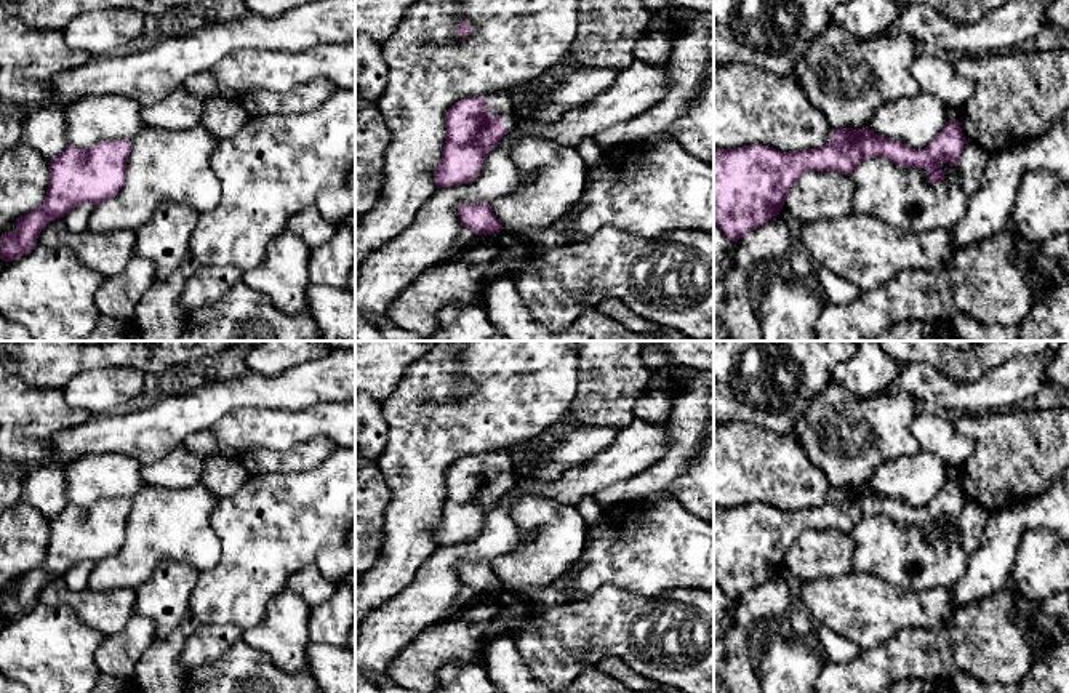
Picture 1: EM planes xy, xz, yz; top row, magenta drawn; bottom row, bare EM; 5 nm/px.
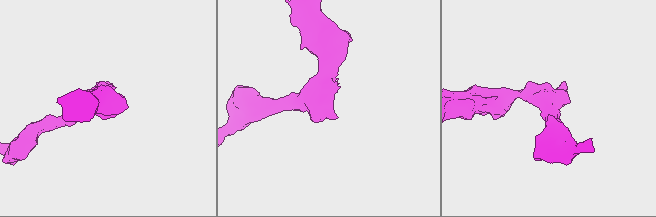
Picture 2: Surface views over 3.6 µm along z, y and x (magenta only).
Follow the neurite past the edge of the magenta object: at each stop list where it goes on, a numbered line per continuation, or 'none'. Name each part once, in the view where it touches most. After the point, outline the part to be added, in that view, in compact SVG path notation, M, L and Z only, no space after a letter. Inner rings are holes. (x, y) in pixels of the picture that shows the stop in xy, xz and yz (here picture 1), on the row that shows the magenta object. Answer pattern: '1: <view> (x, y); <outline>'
1: xz (500, 103); M498 91L482 96L486 112L490 115L501 115L501 125L506 128L514 128L522 115L514 109L514 101L509 91Z

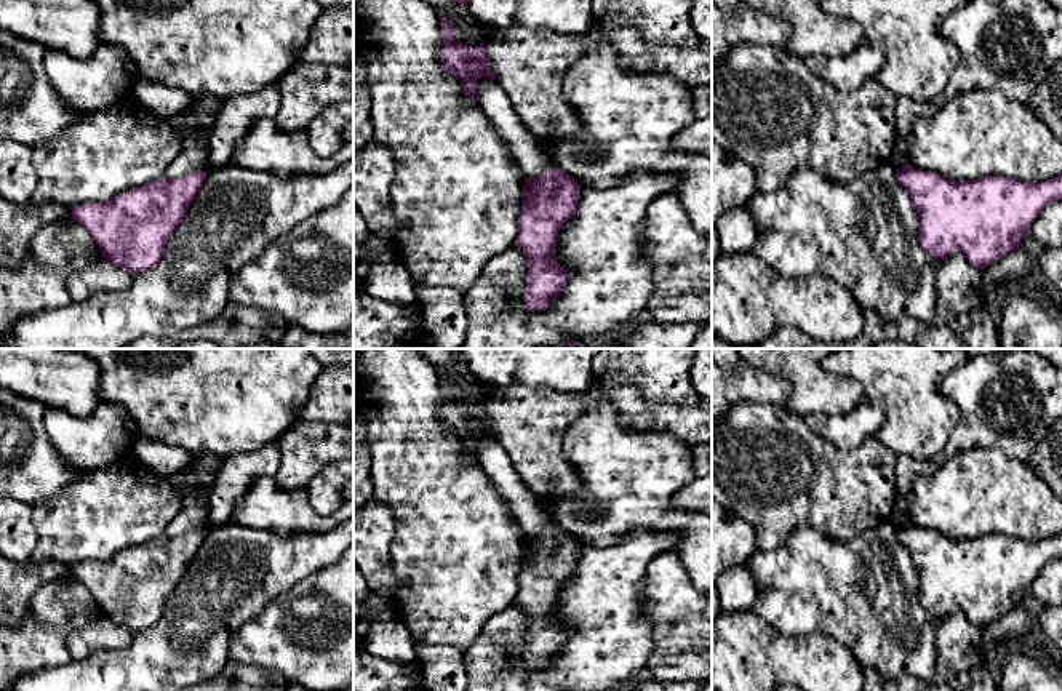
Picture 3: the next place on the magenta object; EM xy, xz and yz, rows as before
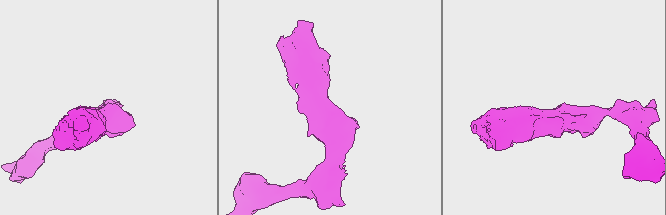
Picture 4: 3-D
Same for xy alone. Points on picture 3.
none

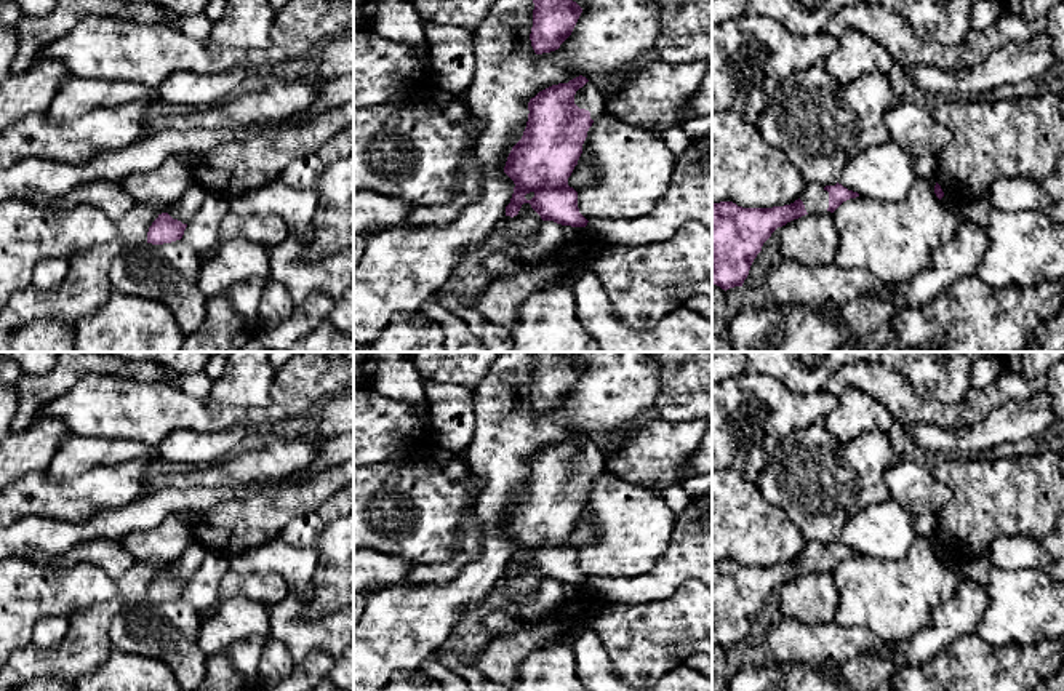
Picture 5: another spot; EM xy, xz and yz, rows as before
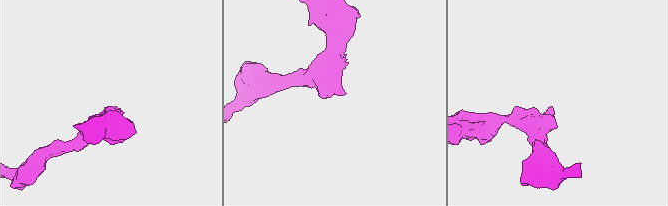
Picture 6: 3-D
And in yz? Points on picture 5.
1: yz (815, 199); M806 184L800 200L808 214L824 213L829 208L829 192L821 184Z

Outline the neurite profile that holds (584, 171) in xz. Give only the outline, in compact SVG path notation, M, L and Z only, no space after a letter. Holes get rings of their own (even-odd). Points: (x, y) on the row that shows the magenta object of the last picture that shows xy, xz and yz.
M581 154L578 165L568 178L568 186L579 192L582 187L589 186L595 176L597 170L592 158L587 154Z

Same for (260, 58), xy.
M288 0L275 11L272 43L269 48L227 48L208 38L194 40L178 29L165 24L142 24L117 18L83 18L70 32L48 43L40 56L66 64L72 77L99 78L109 82L136 82L157 90L173 72L221 74L235 67L246 67L250 72L267 72L283 61L306 59L309 50L323 38L334 38L354 32L354 3L346 0Z

